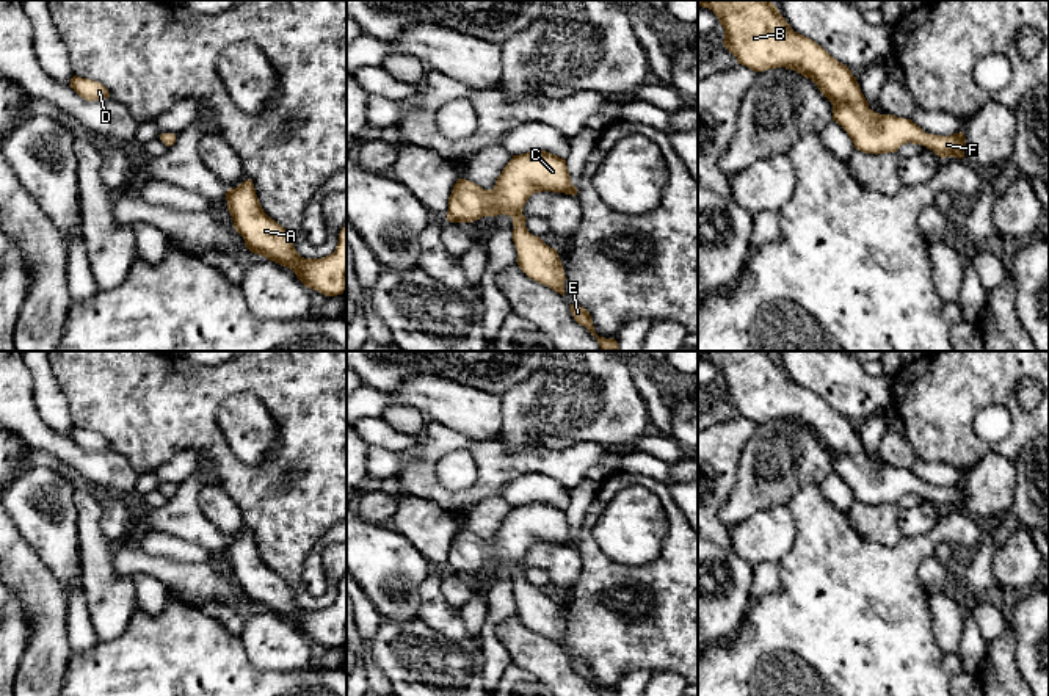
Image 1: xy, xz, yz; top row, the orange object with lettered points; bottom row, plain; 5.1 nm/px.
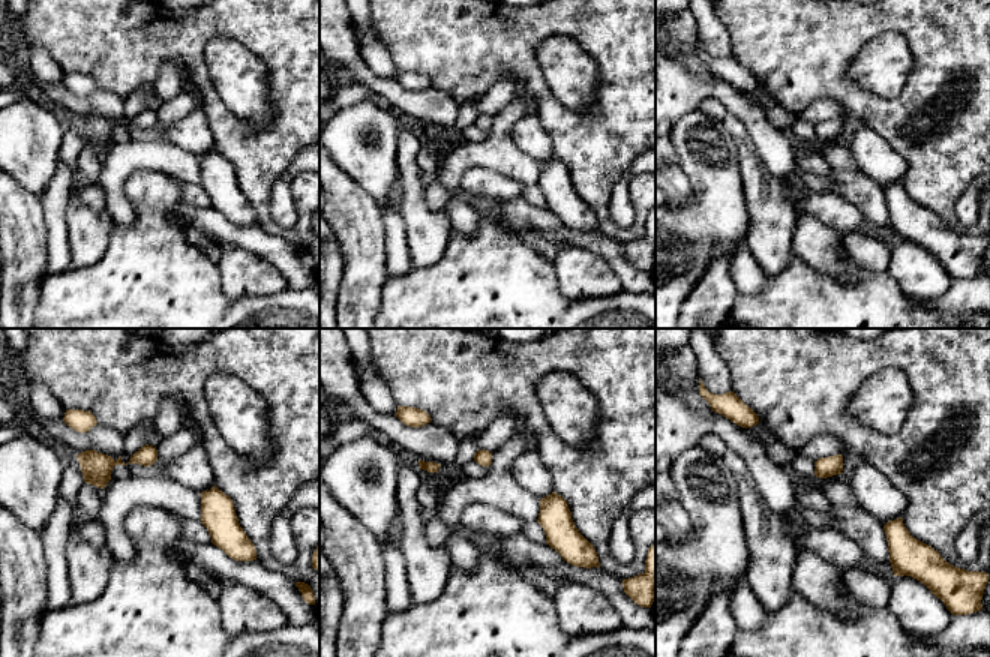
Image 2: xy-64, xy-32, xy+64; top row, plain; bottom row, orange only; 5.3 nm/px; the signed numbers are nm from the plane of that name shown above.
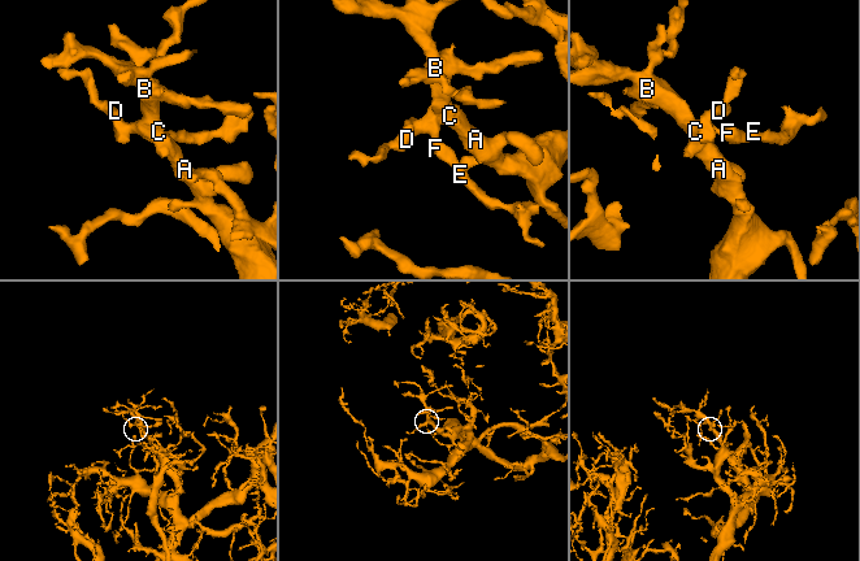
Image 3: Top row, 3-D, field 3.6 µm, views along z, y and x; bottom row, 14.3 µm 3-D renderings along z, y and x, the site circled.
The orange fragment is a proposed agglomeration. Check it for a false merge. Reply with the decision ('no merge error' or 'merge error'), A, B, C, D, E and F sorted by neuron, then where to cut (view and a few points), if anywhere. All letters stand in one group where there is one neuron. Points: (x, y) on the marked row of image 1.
no merge error | A B C D E F | no cut

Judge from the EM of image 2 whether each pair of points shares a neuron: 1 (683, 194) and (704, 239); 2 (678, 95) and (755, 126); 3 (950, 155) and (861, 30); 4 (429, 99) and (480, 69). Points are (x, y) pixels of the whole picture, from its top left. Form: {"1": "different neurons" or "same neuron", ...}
{"1": "different neurons", "2": "same neuron", "3": "same neuron", "4": "different neurons"}

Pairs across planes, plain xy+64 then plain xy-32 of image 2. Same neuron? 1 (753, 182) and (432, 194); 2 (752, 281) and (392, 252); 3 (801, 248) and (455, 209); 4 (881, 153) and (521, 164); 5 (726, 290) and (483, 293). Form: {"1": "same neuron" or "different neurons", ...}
{"1": "different neurons", "2": "same neuron", "3": "same neuron", "4": "different neurons", "5": "different neurons"}

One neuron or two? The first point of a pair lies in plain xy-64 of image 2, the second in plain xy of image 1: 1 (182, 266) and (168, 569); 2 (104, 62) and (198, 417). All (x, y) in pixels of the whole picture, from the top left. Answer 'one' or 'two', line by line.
1: two
2: one

